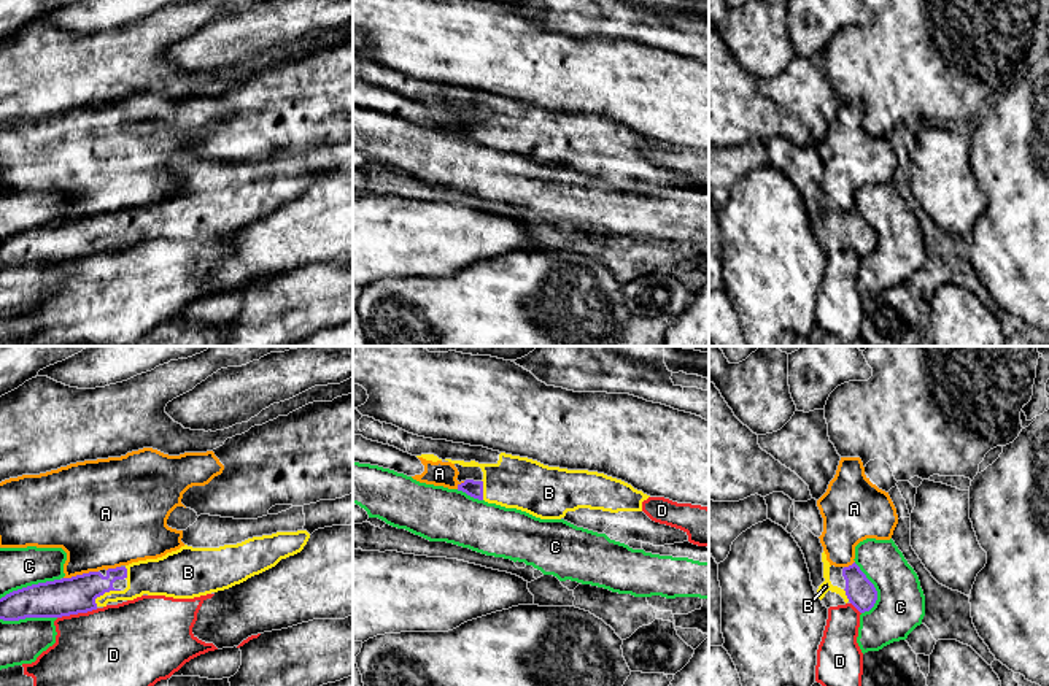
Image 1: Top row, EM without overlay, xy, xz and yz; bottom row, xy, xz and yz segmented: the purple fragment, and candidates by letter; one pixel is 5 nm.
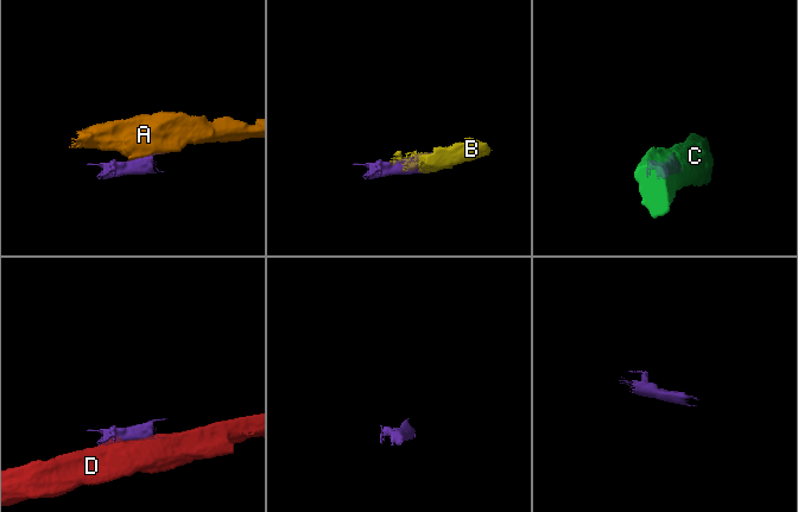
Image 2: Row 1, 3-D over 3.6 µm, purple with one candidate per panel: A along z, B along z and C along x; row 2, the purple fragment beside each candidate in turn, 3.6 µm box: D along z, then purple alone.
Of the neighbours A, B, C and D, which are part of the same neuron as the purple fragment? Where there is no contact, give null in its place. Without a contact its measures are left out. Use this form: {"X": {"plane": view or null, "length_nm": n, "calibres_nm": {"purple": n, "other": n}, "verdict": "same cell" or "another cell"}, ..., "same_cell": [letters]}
{"A": {"plane": "xy", "length_nm": 180, "calibres_nm": {"purple": 190, "other": 400}, "verdict": "another cell"}, "B": {"plane": "xy", "length_nm": 150, "calibres_nm": {"purple": 190, "other": 180}, "verdict": "same cell"}, "C": {"plane": "xy", "length_nm": 320, "calibres_nm": {"purple": 190, "other": 200}, "verdict": "another cell"}, "D": {"plane": "xy", "length_nm": 220, "calibres_nm": {"purple": 190, "other": 400}, "verdict": "another cell"}, "same_cell": ["B"]}

